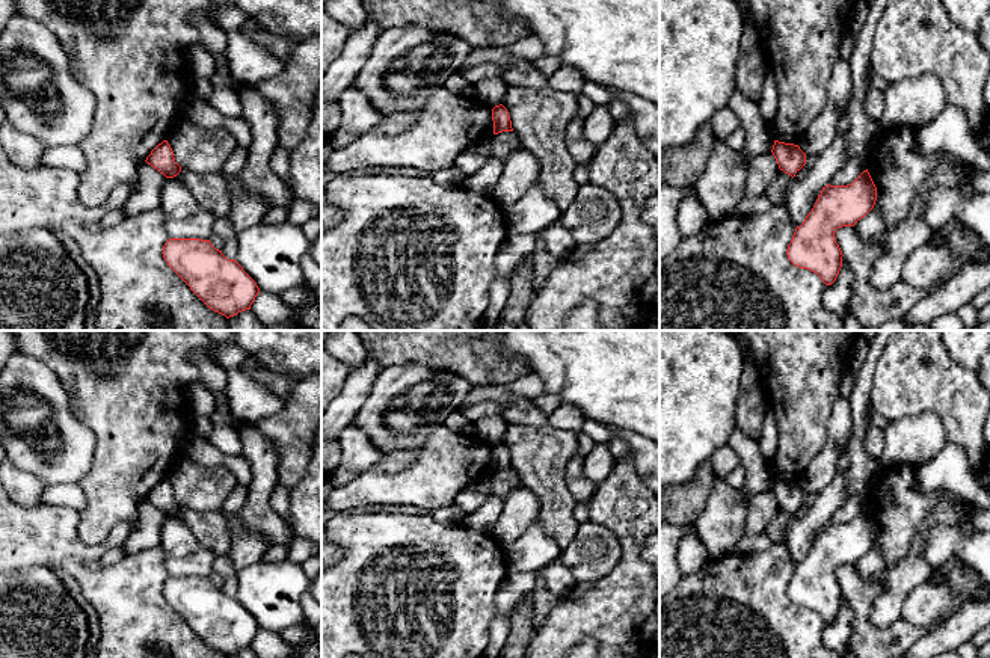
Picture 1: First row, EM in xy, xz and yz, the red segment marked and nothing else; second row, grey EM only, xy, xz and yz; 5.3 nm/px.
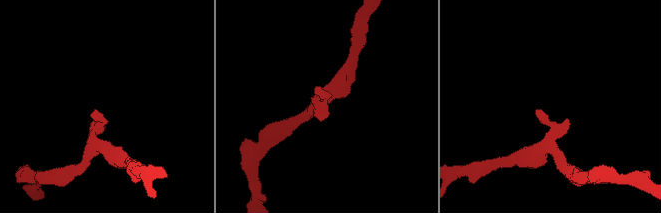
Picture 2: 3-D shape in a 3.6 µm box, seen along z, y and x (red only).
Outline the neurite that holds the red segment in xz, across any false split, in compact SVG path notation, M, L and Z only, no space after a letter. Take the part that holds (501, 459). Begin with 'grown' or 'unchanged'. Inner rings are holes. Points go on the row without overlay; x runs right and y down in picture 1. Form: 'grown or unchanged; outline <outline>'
unchanged; outline M500 442L492 447L493 472L513 469L507 447Z

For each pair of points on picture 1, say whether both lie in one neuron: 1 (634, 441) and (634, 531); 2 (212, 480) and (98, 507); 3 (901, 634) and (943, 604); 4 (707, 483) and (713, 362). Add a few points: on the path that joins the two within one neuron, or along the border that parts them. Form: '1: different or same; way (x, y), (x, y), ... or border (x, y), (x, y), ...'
1: different; border (628, 450), (643, 483)
2: different; border (184, 453), (172, 464), (165, 477)
3: different; border (901, 618), (916, 627), (939, 624)
4: different; border (708, 459), (688, 480), (681, 483)

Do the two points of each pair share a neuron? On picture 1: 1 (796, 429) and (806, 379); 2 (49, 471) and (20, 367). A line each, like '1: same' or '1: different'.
1: same
2: same

